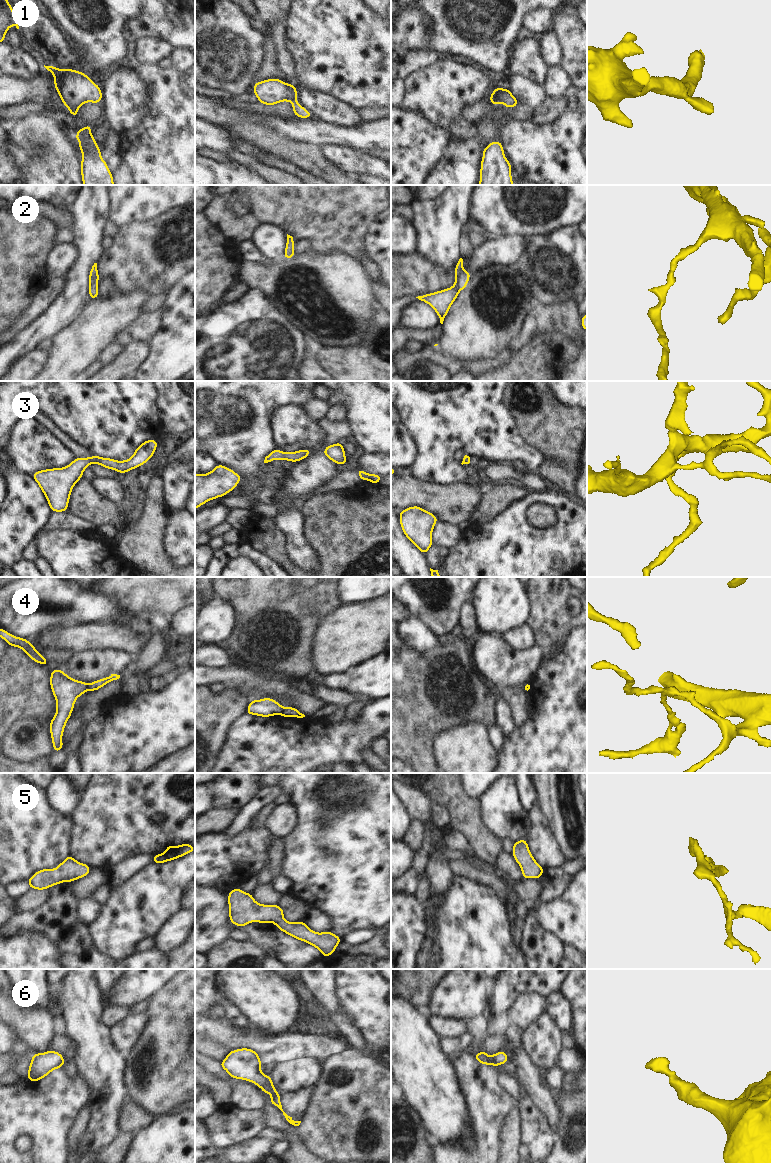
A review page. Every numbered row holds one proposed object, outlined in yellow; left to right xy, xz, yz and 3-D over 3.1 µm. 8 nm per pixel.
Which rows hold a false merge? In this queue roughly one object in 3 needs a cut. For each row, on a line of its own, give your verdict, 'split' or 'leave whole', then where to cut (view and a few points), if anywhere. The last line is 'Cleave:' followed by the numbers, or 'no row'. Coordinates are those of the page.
1: leave whole; cut none
2: leave whole; cut none
3: leave whole; cut none
4: split; cut xz (284, 709), (281, 714)
5: leave whole; cut none
6: leave whole; cut none
Cleave: 4

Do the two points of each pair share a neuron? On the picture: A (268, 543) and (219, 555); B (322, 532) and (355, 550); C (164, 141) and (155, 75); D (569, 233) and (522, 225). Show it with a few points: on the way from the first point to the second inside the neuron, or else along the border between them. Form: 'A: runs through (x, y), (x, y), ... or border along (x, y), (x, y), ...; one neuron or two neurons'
A: border along (249, 545), (272, 560); two neurons
B: runs through (330, 532), (337, 532), (347, 542); one neuron
C: runs through (164, 125), (164, 91); one neuron
D: border along (544, 232), (528, 238); two neurons

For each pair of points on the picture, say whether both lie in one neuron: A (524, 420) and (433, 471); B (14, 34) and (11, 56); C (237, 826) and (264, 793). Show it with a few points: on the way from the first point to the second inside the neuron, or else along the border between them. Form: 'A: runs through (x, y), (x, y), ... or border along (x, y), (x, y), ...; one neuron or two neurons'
A: border along (504, 404), (513, 417), (519, 434), (530, 444); two neurons
B: border along (10, 45), (24, 47); two neurons
C: runs through (243, 818), (261, 801); one neuron

